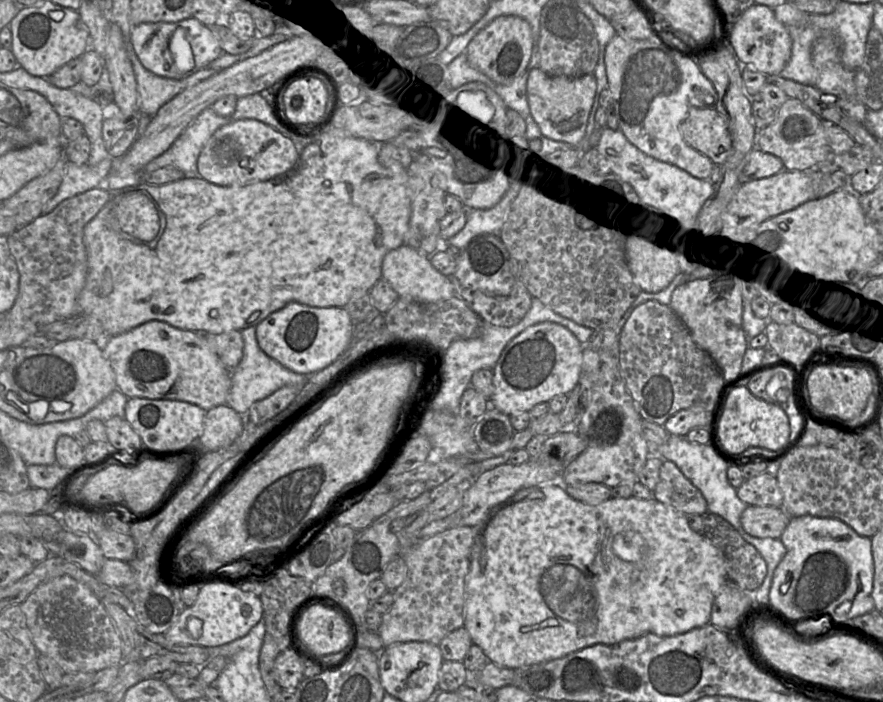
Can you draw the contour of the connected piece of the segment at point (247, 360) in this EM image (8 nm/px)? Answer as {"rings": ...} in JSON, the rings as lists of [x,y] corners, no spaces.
{"rings":[[[256,327],[241,330],[244,341],[243,357],[238,366],[230,372],[231,388],[226,401],[240,415],[246,414],[253,403],[273,394],[288,385],[305,385],[310,375],[293,372],[269,357],[260,347],[256,338]]]}

